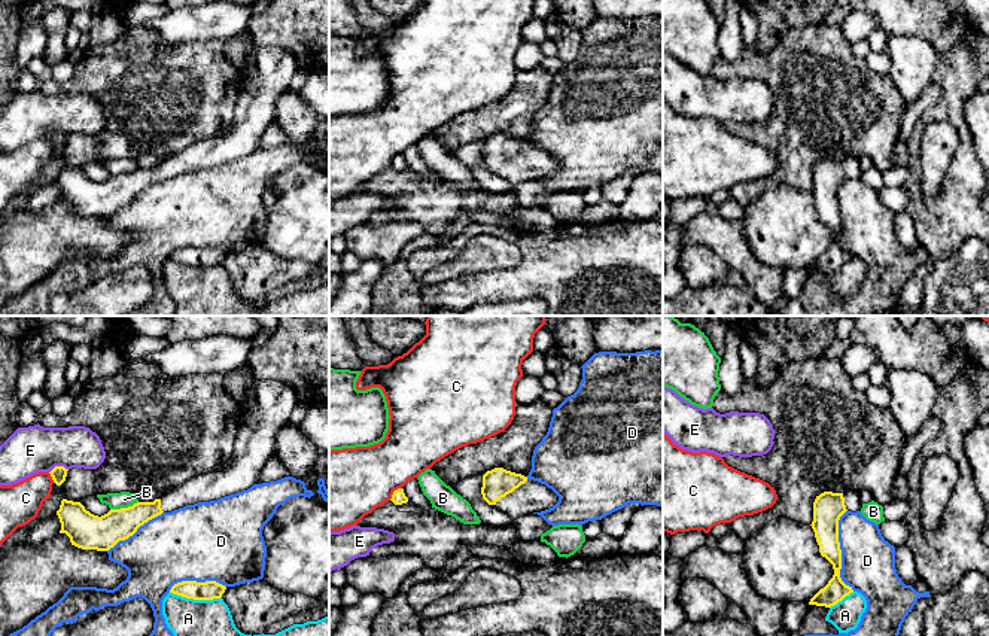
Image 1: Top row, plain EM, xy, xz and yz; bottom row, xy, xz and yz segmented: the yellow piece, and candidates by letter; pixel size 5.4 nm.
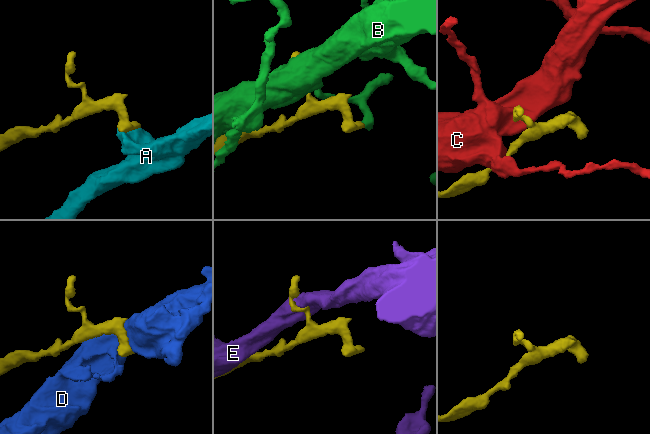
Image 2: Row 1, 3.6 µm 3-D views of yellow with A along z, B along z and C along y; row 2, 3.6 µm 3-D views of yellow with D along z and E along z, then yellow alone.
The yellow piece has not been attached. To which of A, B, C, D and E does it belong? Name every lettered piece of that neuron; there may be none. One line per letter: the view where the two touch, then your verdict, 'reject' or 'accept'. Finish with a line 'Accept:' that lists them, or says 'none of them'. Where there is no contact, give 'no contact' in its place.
A: xy | reject
B: xy | reject
C: xz | reject
D: yz | reject
E: xy | reject
Accept: none of them

